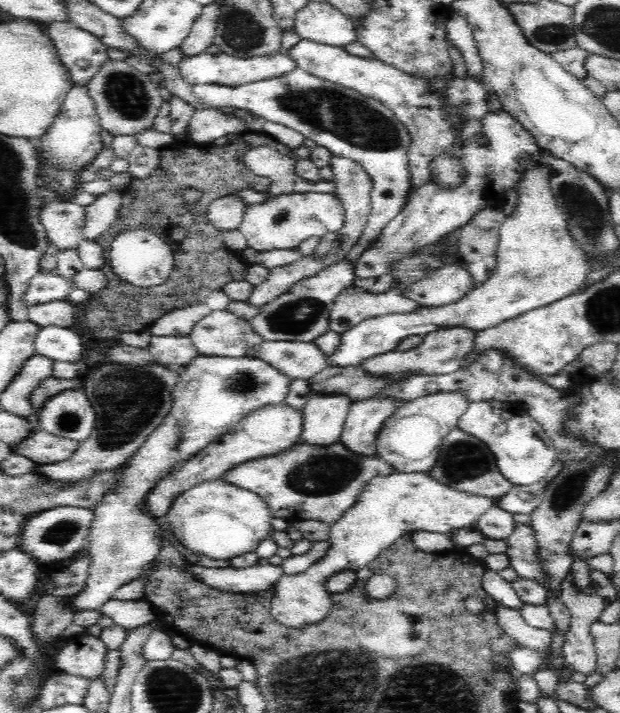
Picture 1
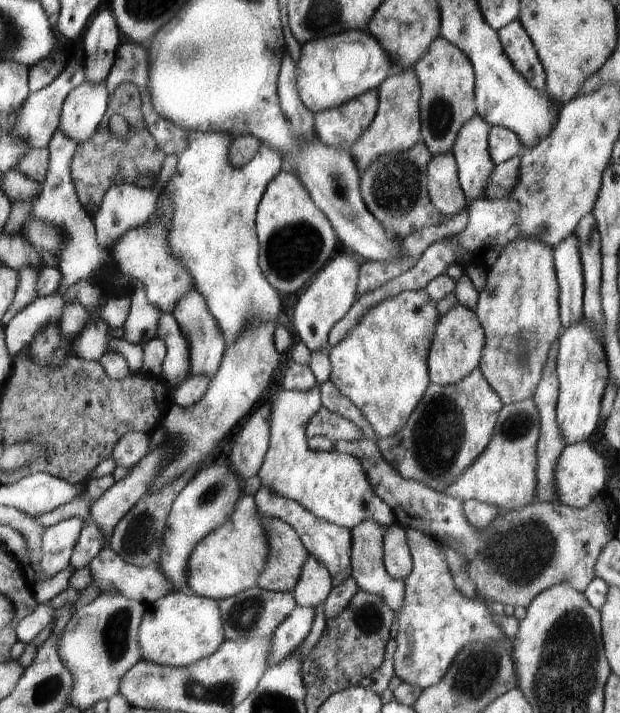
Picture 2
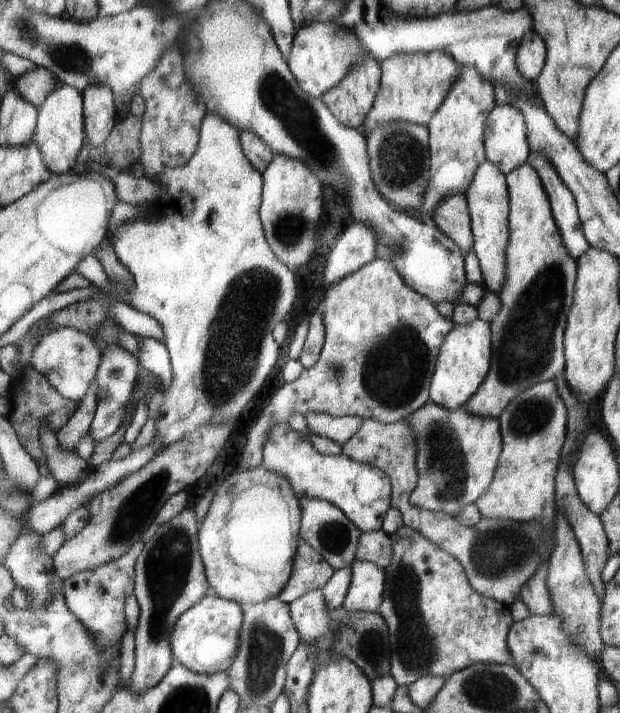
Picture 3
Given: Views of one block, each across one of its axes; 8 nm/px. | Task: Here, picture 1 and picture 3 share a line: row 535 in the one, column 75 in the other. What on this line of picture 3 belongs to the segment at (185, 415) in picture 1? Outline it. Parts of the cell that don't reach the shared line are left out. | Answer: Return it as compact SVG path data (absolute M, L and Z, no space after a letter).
M61 84L39 109L34 142L53 174L66 174L78 169L78 158L87 143L84 121L84 94L70 85Z

